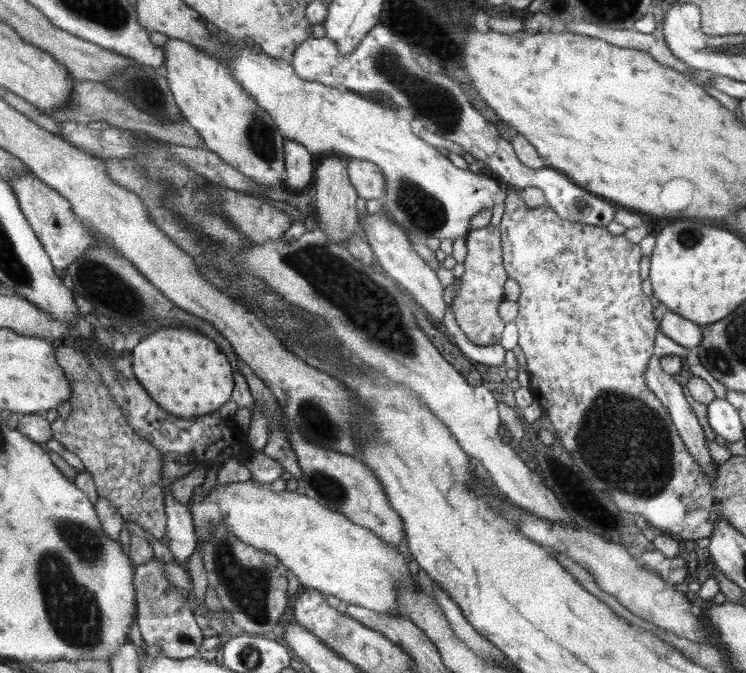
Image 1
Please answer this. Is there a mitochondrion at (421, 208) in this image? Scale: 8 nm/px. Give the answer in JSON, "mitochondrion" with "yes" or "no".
{"mitochondrion":"yes"}

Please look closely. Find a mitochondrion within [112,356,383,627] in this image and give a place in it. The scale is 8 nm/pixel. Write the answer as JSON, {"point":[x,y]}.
{"point":[316,422]}

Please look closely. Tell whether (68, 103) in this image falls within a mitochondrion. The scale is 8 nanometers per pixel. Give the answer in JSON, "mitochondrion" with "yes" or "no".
{"mitochondrion":"no"}

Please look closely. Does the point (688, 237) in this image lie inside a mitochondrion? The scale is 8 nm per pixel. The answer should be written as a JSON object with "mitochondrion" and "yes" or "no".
{"mitochondrion":"yes"}

